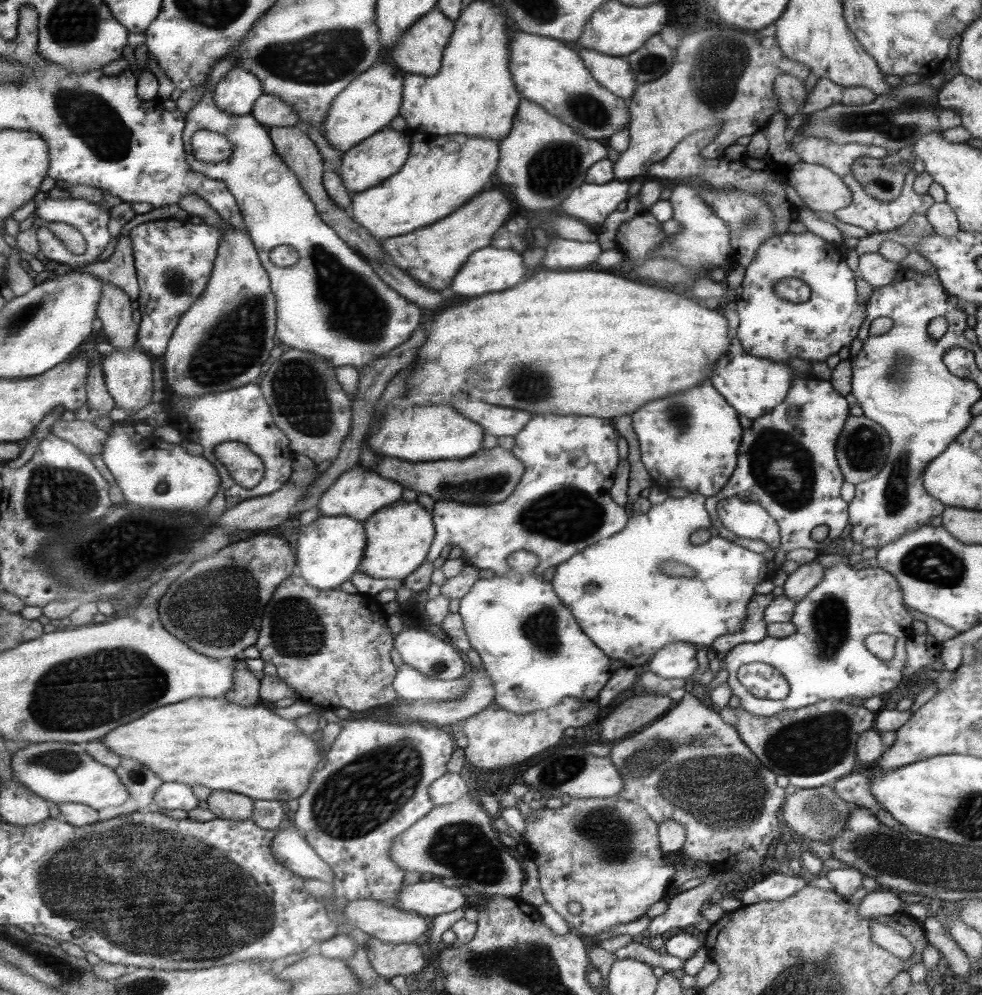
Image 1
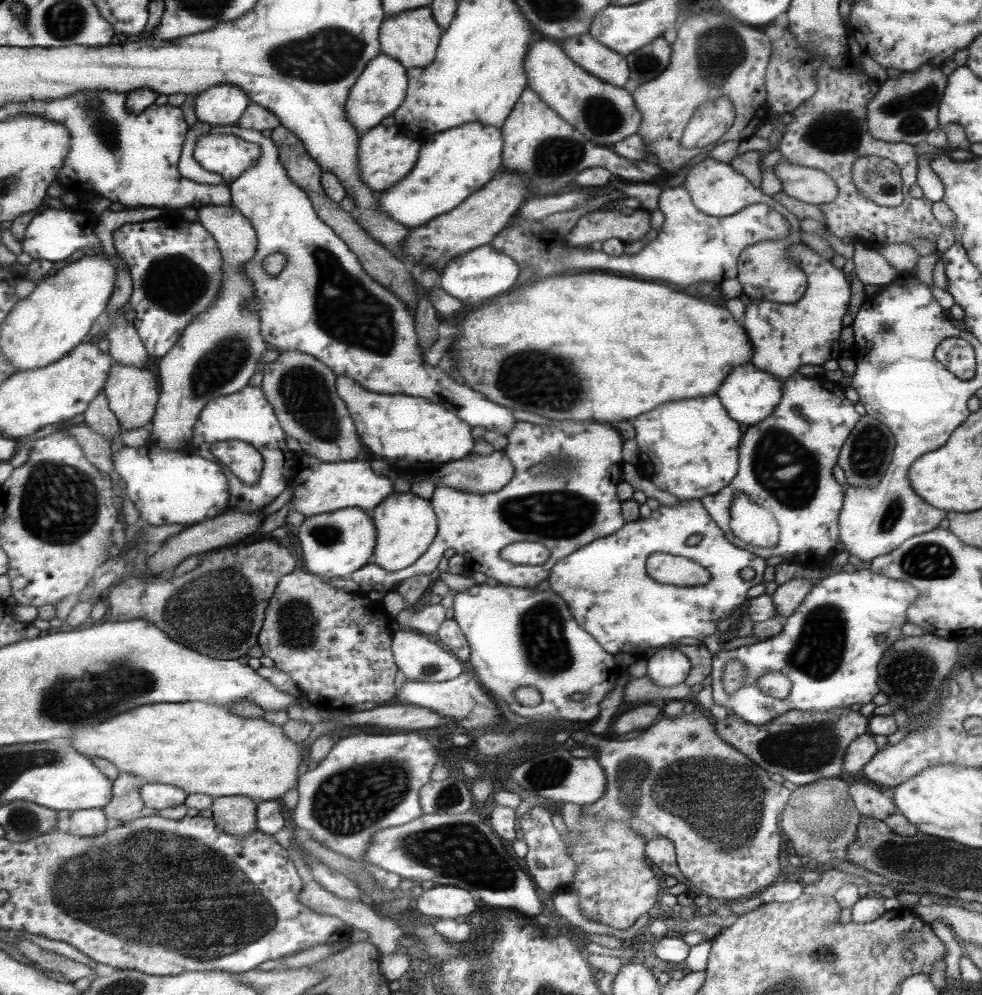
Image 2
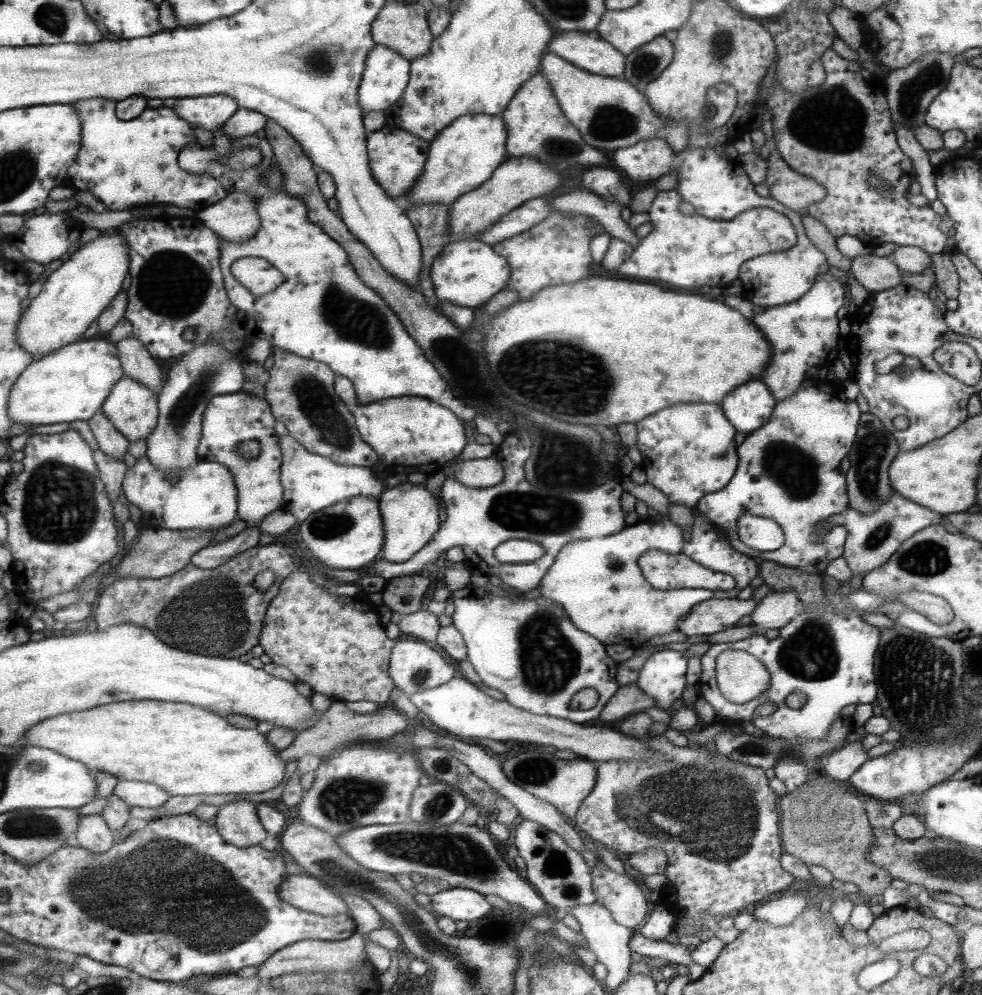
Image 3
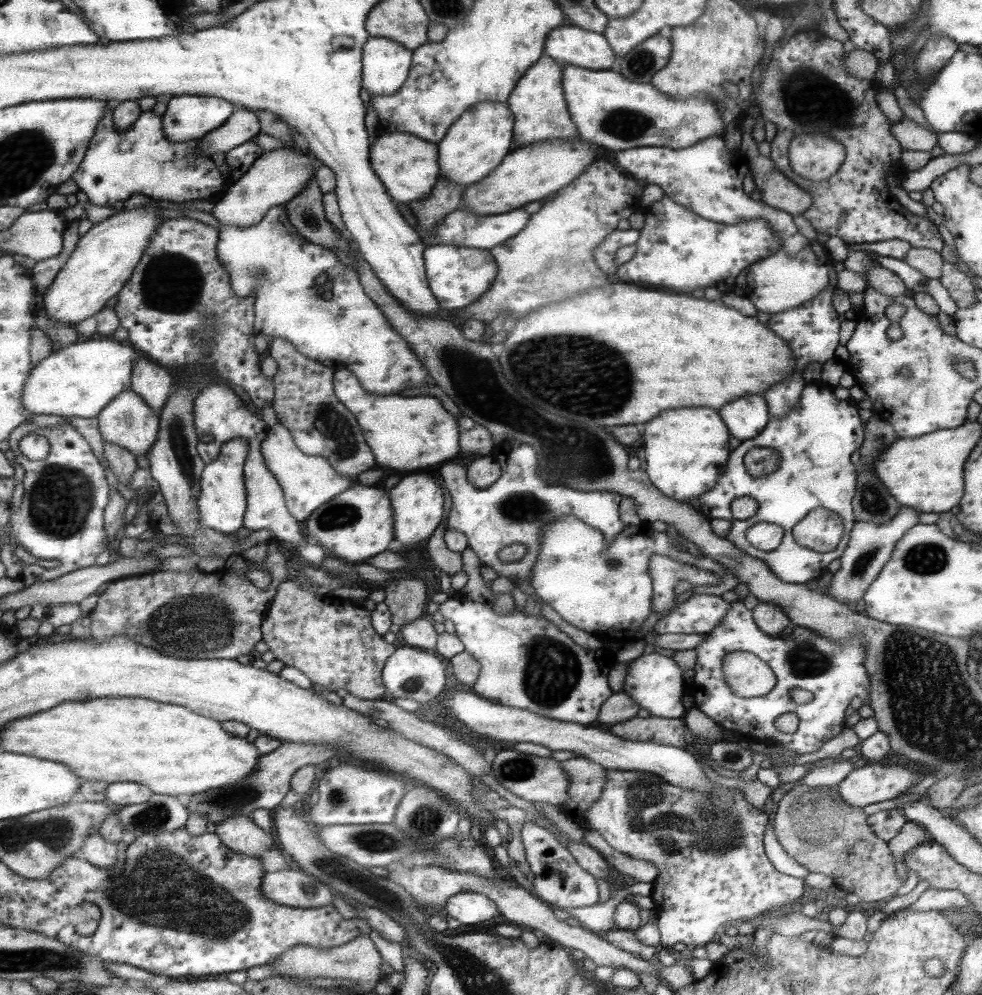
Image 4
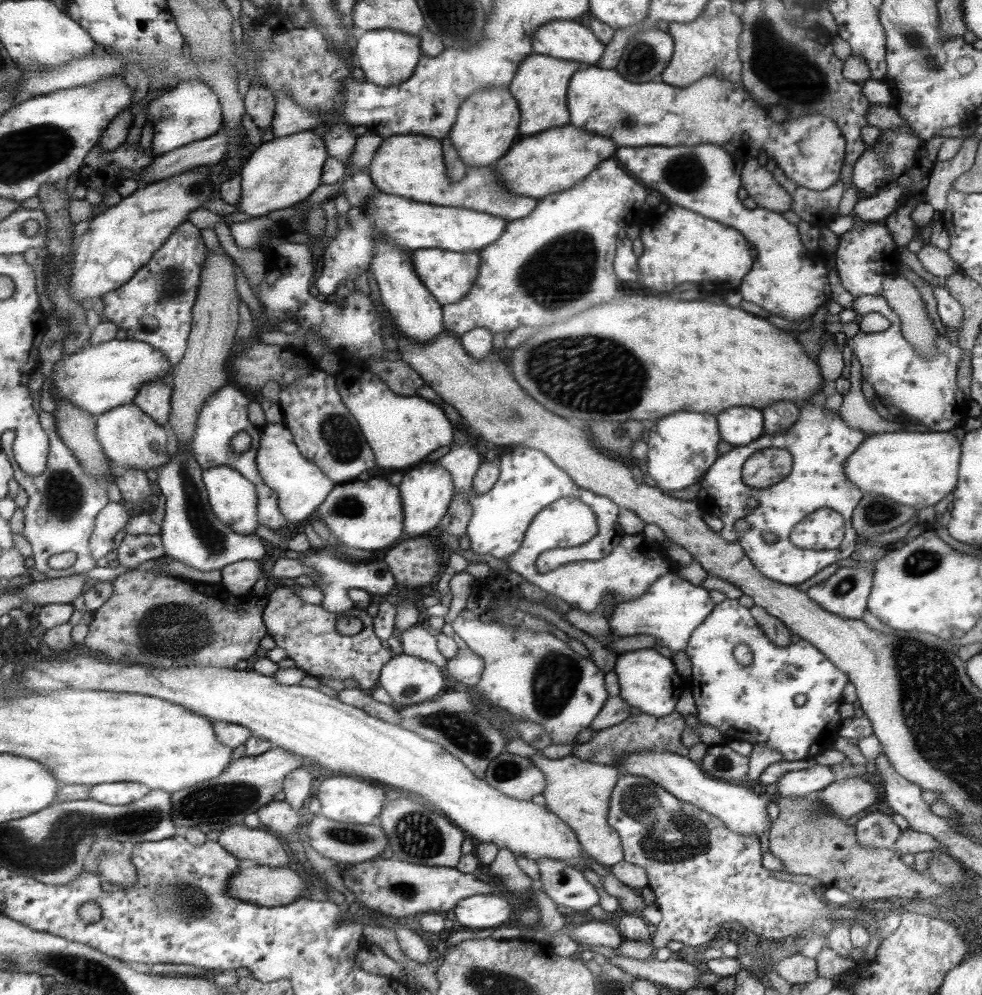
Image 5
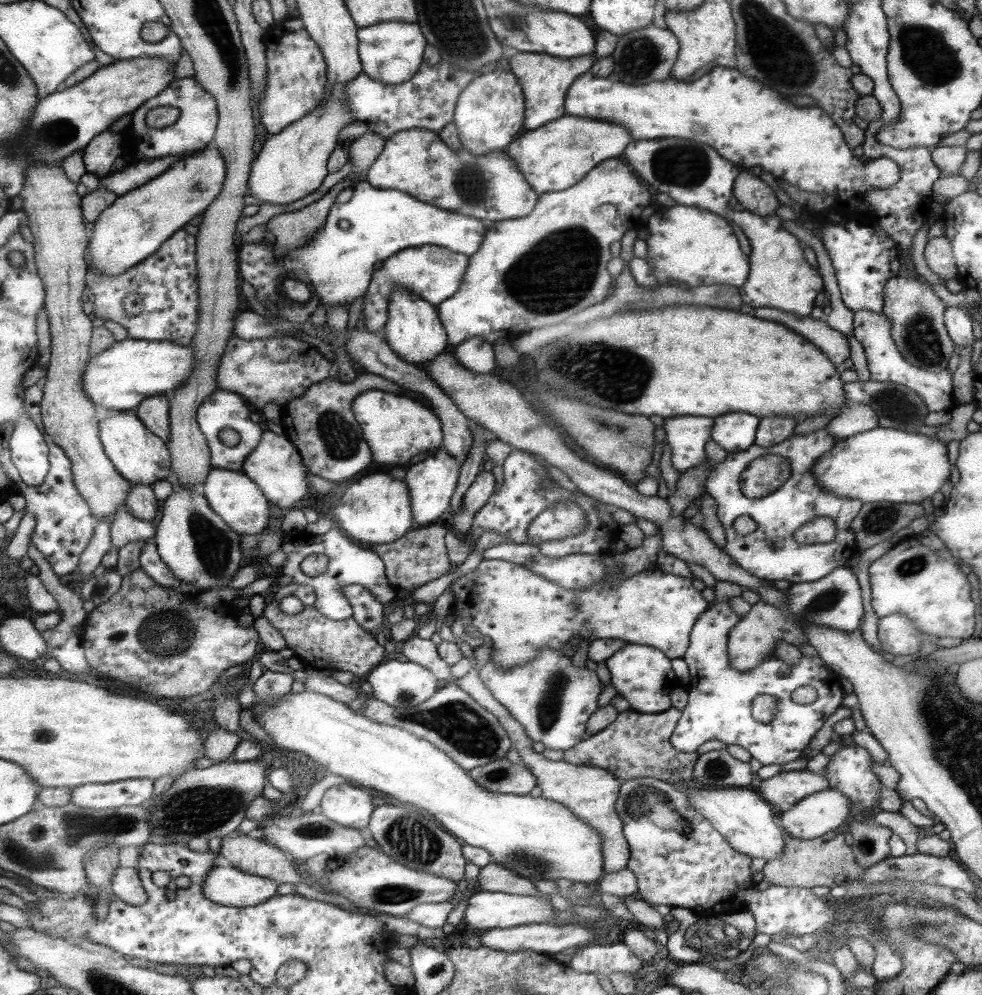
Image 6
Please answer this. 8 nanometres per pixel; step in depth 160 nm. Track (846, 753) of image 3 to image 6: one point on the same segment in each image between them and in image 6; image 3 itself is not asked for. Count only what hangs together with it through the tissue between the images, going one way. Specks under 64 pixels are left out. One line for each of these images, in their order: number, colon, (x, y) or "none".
4: (829, 774)
5: (795, 782)
6: (785, 788)

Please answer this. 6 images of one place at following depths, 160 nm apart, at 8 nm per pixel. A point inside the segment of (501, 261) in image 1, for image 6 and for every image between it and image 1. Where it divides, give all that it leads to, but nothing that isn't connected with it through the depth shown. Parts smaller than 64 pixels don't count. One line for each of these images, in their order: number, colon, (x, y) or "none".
2: (484, 272)
3: (465, 273)
4: (458, 276)
5: (448, 276)
6: (434, 273)

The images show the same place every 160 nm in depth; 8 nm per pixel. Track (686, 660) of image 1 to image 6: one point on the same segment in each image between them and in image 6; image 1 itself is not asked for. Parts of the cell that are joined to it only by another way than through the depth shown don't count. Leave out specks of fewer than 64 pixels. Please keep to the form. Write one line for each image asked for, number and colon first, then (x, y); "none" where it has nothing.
2: (668, 667)
3: (661, 677)
4: (653, 681)
5: (647, 681)
6: (640, 674)

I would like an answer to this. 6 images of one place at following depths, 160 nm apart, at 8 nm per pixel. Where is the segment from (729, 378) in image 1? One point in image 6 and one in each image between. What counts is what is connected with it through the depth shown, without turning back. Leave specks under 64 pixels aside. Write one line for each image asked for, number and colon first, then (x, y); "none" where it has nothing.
2: (749, 396)
3: (750, 407)
4: (745, 418)
5: (739, 426)
6: (735, 432)

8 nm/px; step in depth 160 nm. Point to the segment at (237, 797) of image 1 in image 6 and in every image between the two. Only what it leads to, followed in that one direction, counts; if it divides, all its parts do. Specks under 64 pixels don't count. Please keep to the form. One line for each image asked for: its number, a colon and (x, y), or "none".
2: (238, 815)
3: (238, 821)
4: (241, 833)
5: (246, 843)
6: (252, 854)

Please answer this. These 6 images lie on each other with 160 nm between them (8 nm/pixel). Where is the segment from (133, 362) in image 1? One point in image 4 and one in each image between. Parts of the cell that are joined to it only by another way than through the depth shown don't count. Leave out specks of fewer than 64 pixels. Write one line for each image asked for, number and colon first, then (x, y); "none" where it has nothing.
2: (133, 393)
3: (133, 408)
4: (128, 421)

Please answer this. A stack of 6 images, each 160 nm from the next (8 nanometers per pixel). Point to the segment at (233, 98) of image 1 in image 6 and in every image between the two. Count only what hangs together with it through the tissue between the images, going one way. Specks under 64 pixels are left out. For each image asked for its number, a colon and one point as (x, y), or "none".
2: (224, 104)
3: (209, 112)
4: (188, 118)
5: (191, 112)
6: (196, 128)

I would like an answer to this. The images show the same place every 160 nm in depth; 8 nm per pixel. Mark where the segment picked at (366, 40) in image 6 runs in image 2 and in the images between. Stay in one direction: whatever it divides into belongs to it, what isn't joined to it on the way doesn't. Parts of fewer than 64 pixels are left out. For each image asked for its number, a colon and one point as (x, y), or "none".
2: (380, 89)
3: (386, 73)
4: (386, 64)
5: (387, 57)

